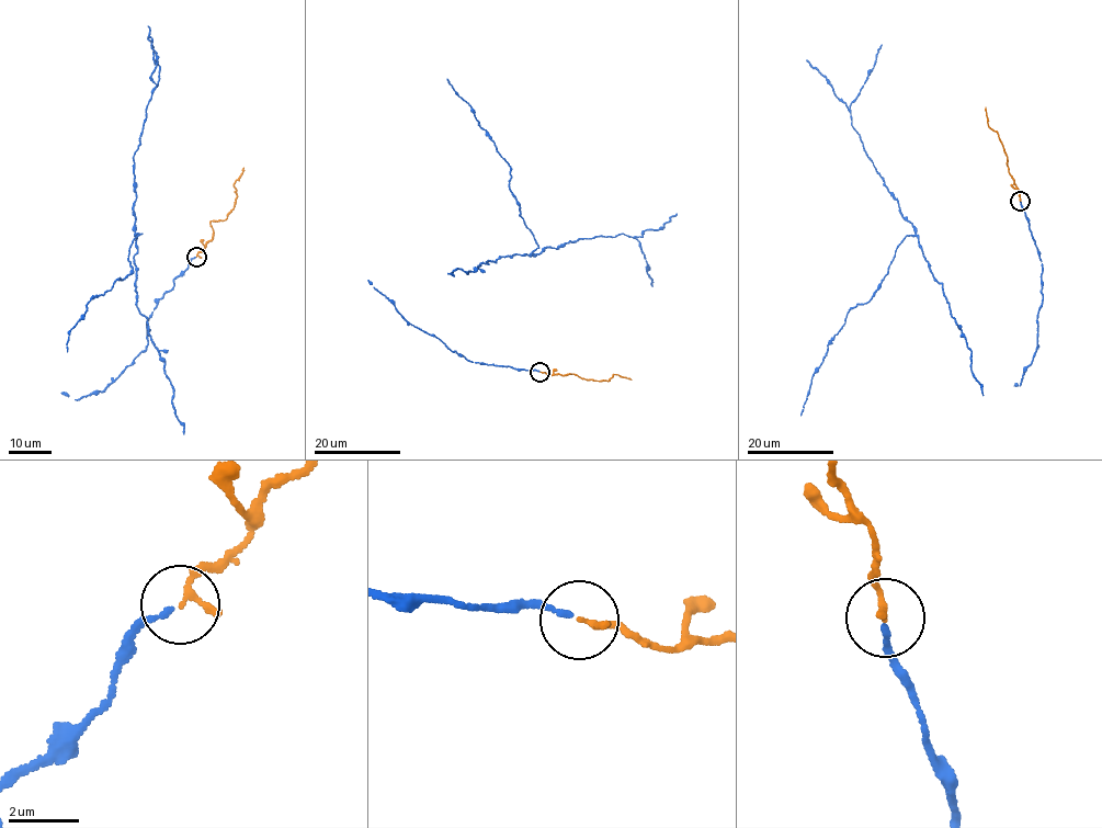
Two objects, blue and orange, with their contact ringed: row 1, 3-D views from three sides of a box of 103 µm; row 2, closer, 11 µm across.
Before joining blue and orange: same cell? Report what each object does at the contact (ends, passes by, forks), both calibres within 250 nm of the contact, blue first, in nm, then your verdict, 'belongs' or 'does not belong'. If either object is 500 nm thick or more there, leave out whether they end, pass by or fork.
blue ends; orange passes by; calibres 140 and 130 nm; belongs

